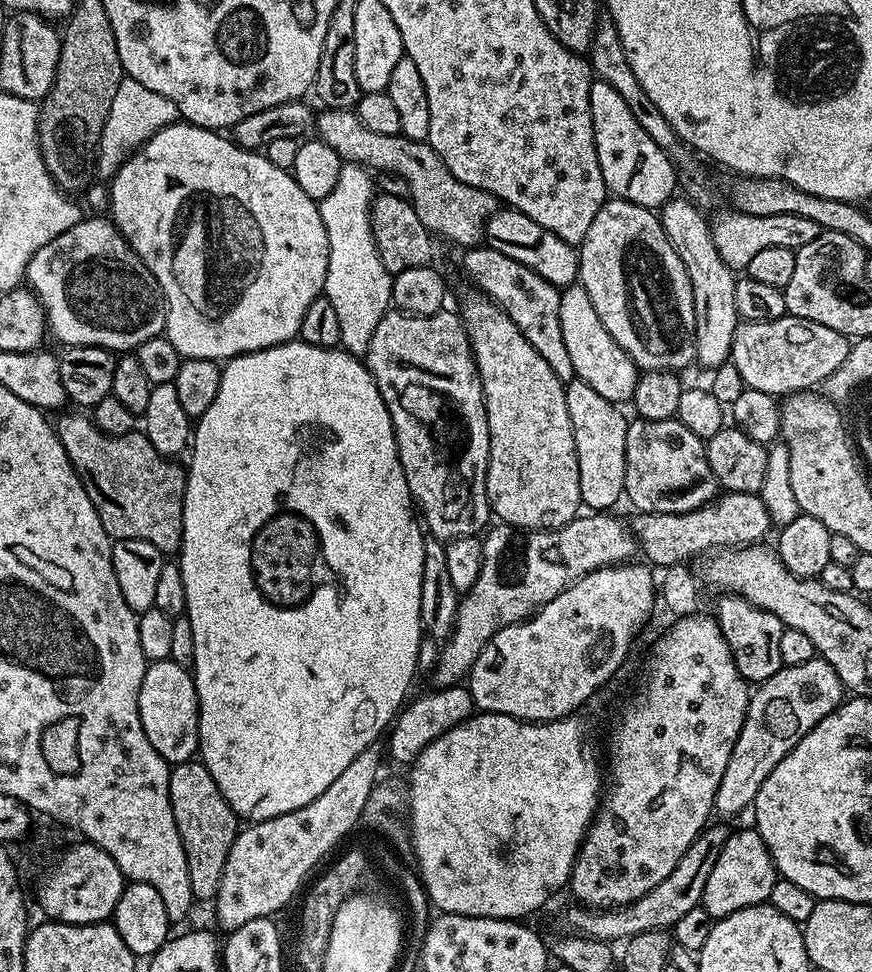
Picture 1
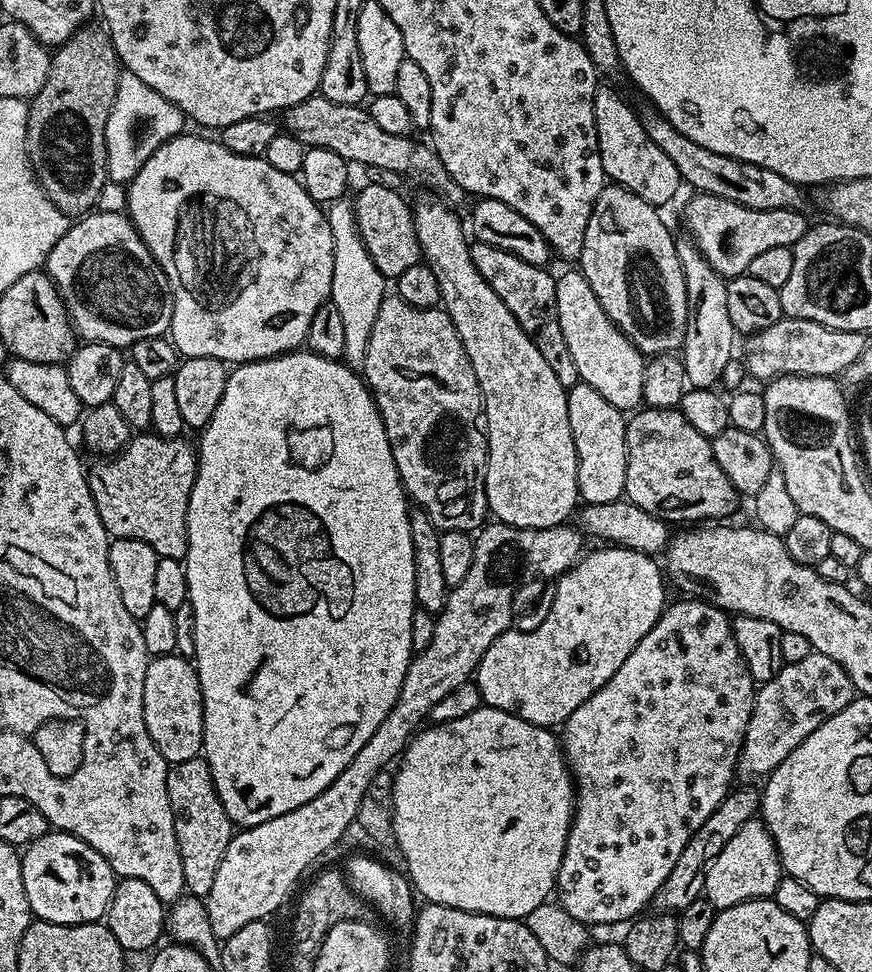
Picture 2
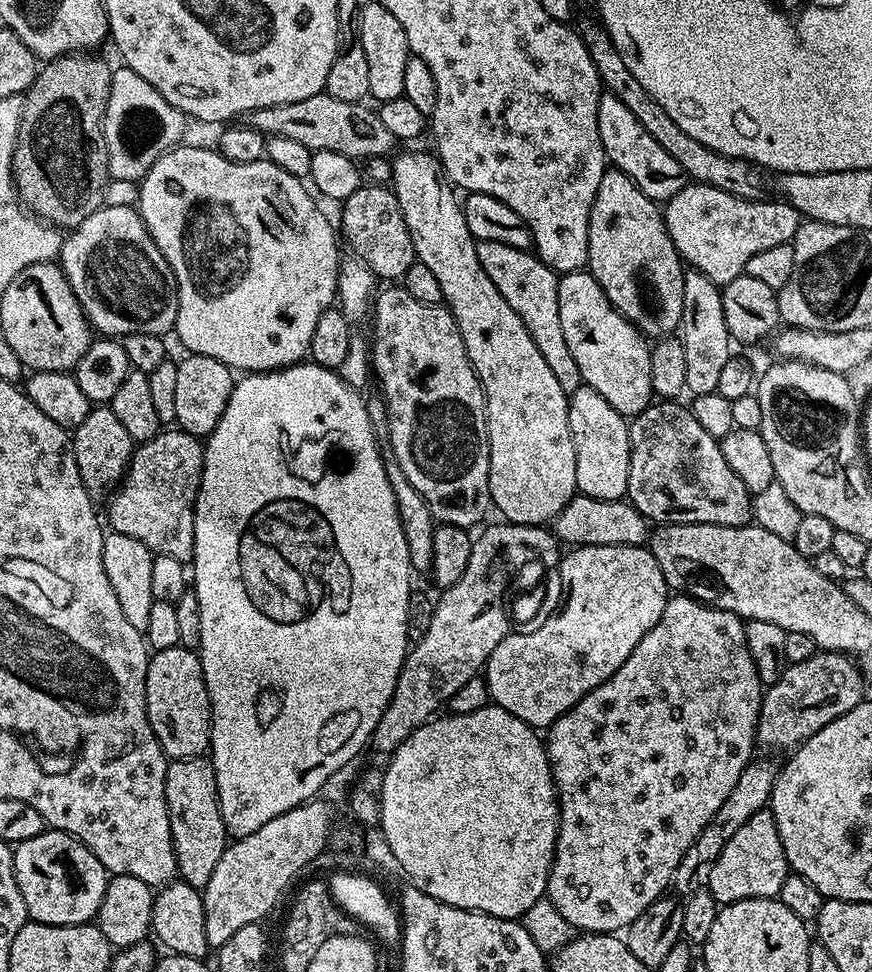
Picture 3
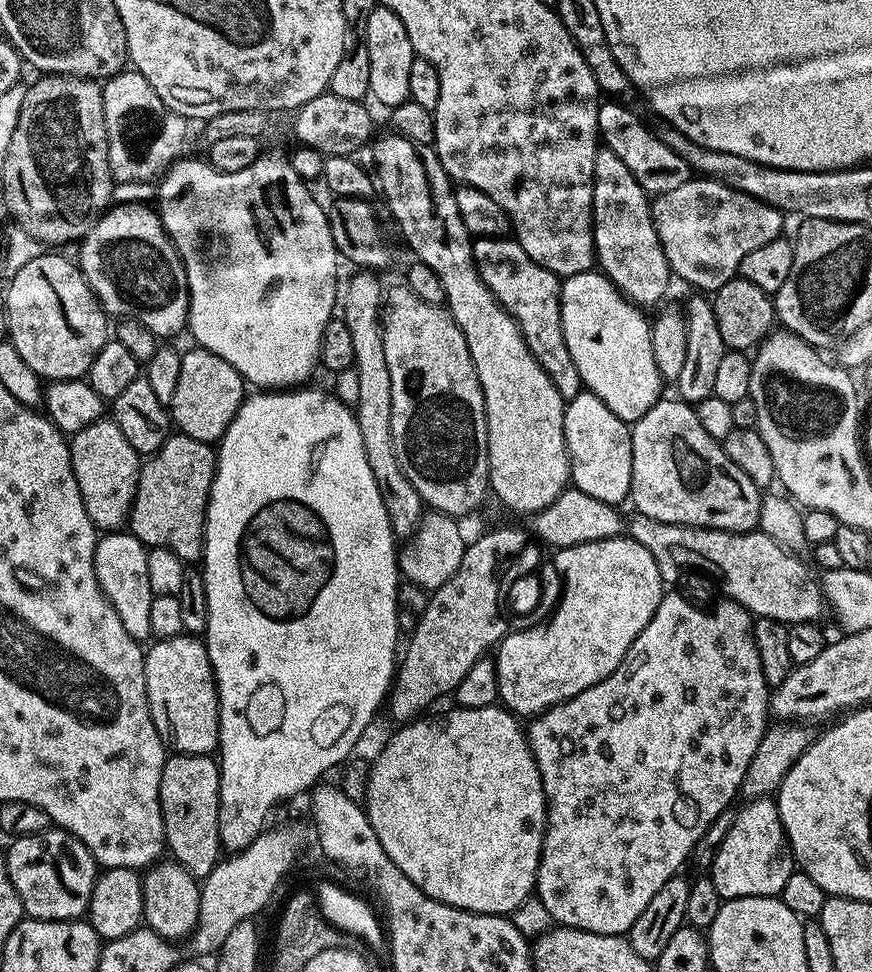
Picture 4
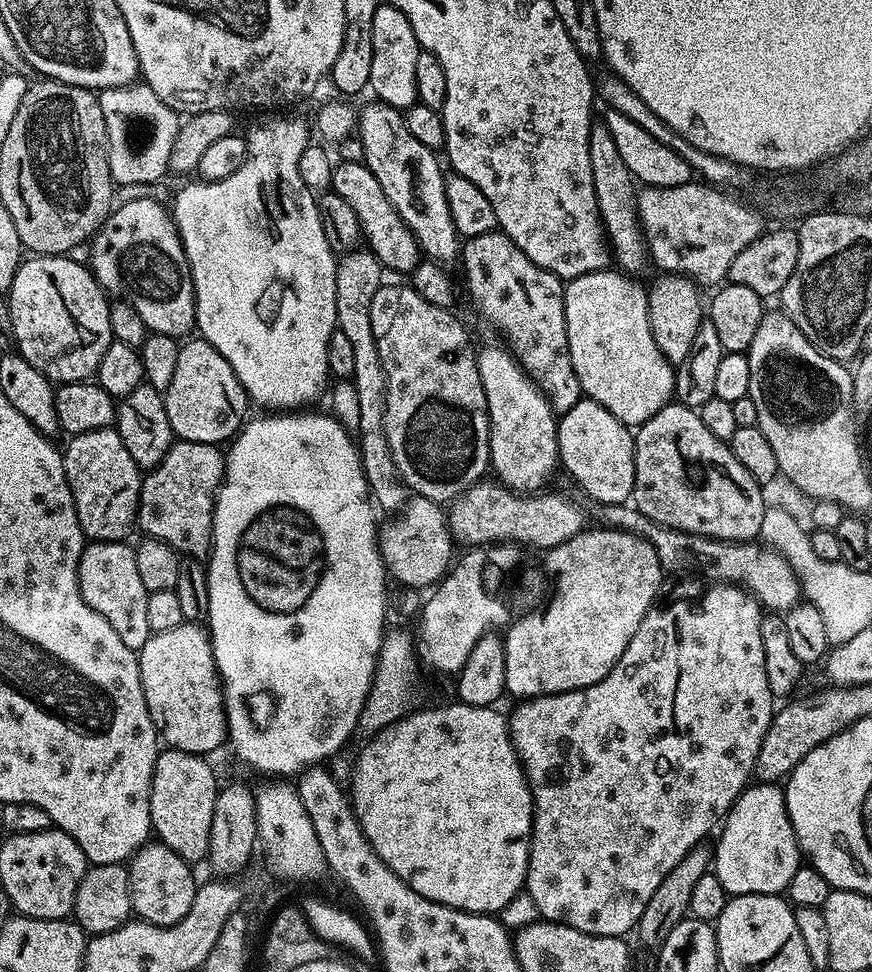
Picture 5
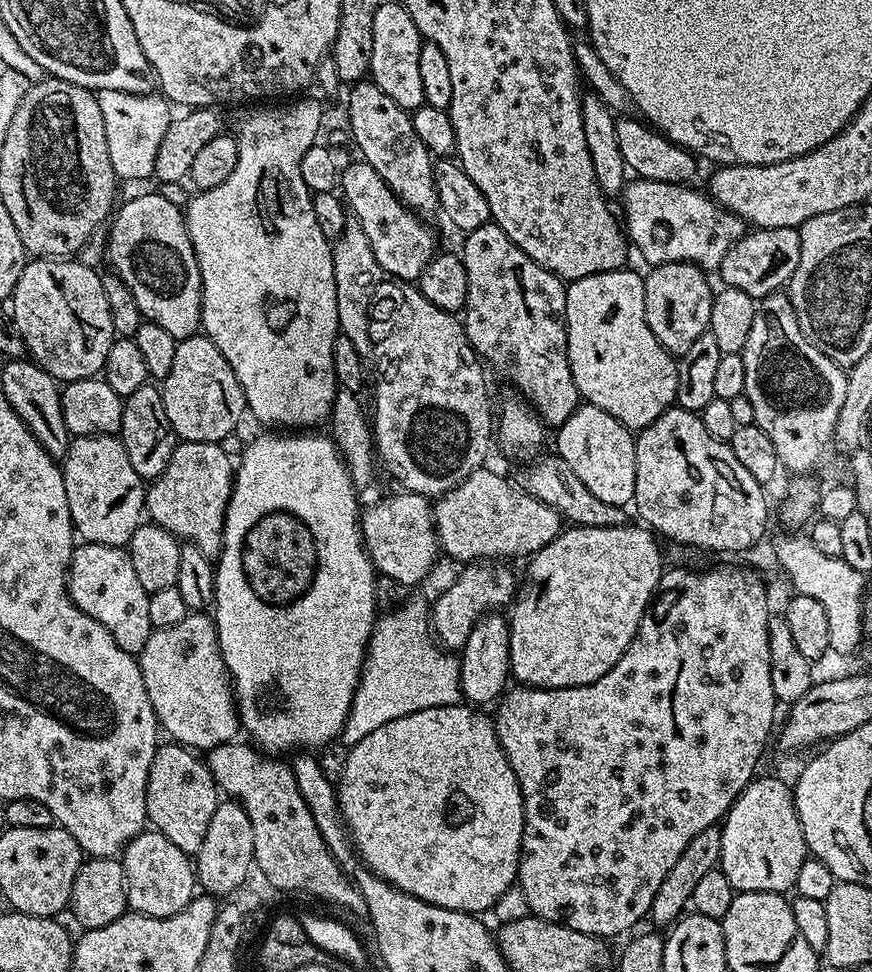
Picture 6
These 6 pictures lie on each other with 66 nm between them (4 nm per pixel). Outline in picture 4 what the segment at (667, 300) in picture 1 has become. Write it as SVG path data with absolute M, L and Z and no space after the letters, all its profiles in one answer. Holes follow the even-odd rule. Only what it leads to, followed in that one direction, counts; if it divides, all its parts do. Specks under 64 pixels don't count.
M601 147L594 158L592 183L592 245L596 247L596 264L622 295L633 304L649 310L668 292L668 279L674 273L668 266L658 230L652 221L649 193L638 186L638 178L622 166L618 154Z

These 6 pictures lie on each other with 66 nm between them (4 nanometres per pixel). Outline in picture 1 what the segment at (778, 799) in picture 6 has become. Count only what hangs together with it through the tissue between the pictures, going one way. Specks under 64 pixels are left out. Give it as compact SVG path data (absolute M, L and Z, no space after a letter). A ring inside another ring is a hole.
M748 826L741 832L733 831L726 846L722 846L722 854L718 854L718 862L714 862L714 870L710 870L710 878L706 878L702 906L712 917L719 918L734 914L746 906L763 904L768 900L770 890L774 890L777 879L770 850L766 850L766 842L762 842L755 827Z

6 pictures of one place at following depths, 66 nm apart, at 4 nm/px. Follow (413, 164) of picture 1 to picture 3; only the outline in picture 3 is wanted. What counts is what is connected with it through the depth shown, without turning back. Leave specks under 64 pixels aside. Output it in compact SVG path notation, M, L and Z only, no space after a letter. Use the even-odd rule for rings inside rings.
M323 91L302 102L284 103L247 112L244 122L247 127L256 129L265 136L297 139L313 152L334 150L336 154L353 157L361 162L368 156L387 157L391 148L398 144L394 134L386 130L377 113L368 109L368 106L364 102L338 102L338 98Z

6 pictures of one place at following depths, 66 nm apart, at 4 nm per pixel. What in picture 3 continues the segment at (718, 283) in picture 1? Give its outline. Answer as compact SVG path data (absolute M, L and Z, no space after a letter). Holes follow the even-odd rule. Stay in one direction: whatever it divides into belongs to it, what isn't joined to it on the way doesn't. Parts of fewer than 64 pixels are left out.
M685 271L682 294L682 318L679 335L686 350L686 389L692 396L716 391L718 378L728 359L734 356L734 341L726 330L726 314L722 314L721 289L704 272Z

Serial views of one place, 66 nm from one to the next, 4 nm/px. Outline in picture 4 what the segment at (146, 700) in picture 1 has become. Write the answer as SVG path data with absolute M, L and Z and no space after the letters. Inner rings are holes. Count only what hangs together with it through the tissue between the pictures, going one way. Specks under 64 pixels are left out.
M181 634L169 640L156 640L153 648L147 649L144 657L144 677L146 678L146 694L148 695L148 709L152 715L154 726L162 738L165 749L182 756L207 756L217 751L220 743L220 696L216 692L216 675L212 673L212 663L208 657L208 645L203 639L195 635Z

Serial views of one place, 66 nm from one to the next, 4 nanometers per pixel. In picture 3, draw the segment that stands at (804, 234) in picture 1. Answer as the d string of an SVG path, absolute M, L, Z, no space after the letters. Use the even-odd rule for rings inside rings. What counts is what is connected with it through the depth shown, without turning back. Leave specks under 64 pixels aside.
M688 182L682 190L678 190L678 194L674 194L674 198L670 198L663 205L664 225L681 261L695 271L704 272L710 282L723 286L744 275L746 262L750 262L754 254L759 254L761 250L770 250L774 246L791 244L792 239L796 237L798 226L802 223L800 211L783 198L772 199L747 200L734 194L726 194L726 190L718 190L709 184Z

